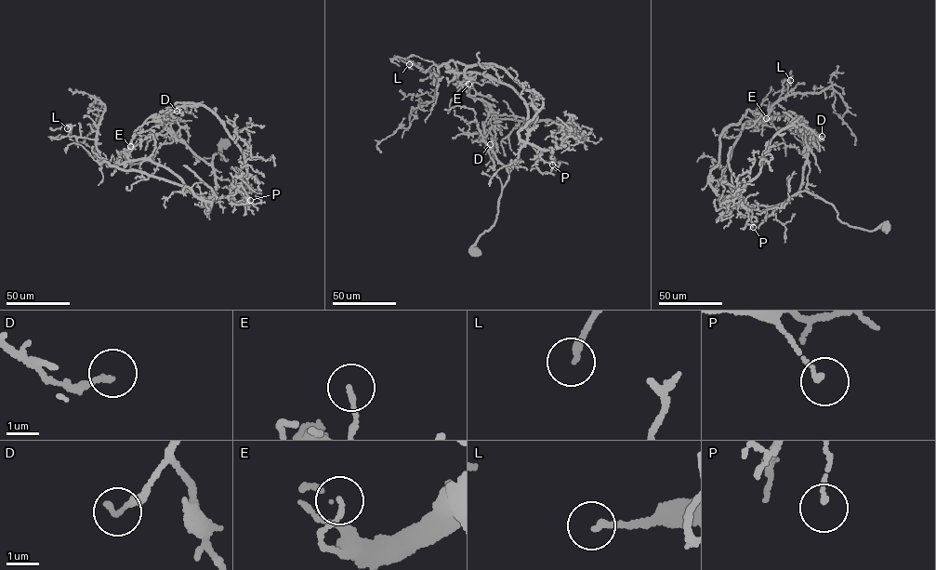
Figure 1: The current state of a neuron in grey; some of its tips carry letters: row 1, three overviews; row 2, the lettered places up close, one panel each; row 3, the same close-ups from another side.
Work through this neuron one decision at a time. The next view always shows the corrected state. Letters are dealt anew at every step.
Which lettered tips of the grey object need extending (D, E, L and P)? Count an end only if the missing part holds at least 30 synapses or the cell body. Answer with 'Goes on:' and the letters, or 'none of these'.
Goes on: E

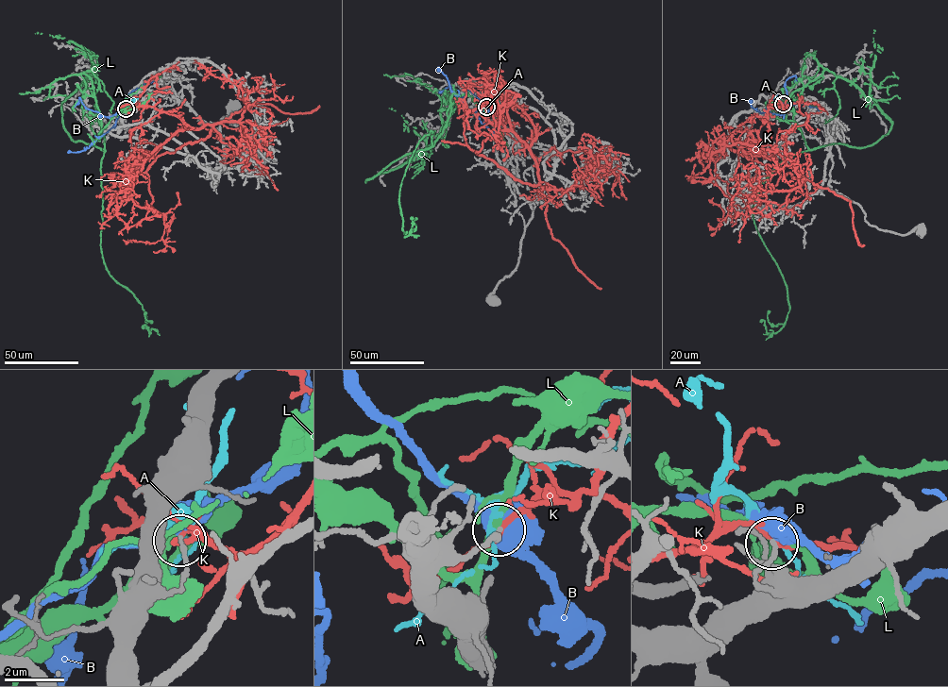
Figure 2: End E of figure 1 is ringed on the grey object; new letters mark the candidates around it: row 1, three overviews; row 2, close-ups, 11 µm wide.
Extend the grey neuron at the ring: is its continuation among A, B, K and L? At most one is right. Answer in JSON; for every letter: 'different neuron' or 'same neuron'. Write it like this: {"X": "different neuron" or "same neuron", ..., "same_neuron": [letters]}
{"A": "same neuron", "B": "different neuron", "K": "different neuron", "L": "different neuron", "same_neuron": ["A"]}

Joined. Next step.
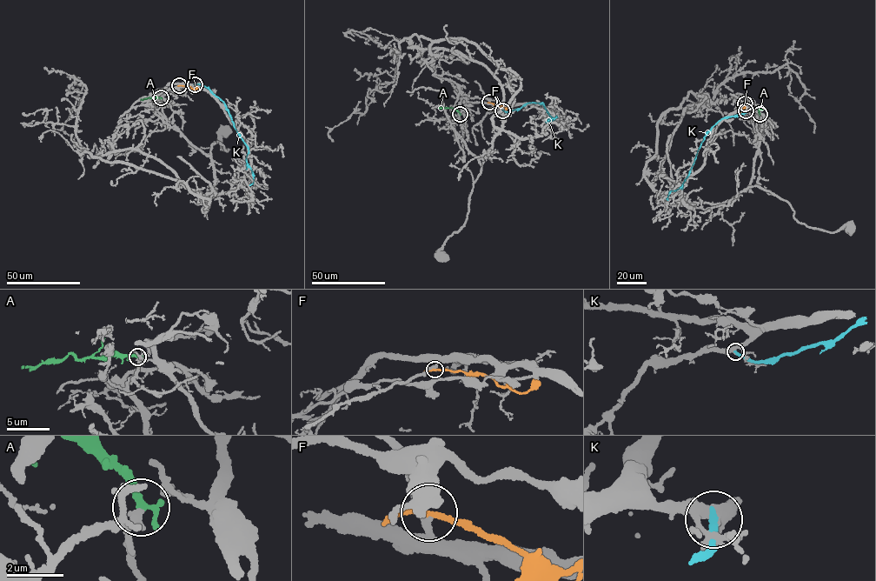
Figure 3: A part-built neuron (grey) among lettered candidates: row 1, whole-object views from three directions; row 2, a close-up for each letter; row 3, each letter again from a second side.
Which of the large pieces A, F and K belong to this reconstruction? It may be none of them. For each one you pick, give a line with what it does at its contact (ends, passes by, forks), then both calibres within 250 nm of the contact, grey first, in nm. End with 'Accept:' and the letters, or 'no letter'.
A: It passes by. Thickness 150 nm (grey) against 190 nm
Accept: A

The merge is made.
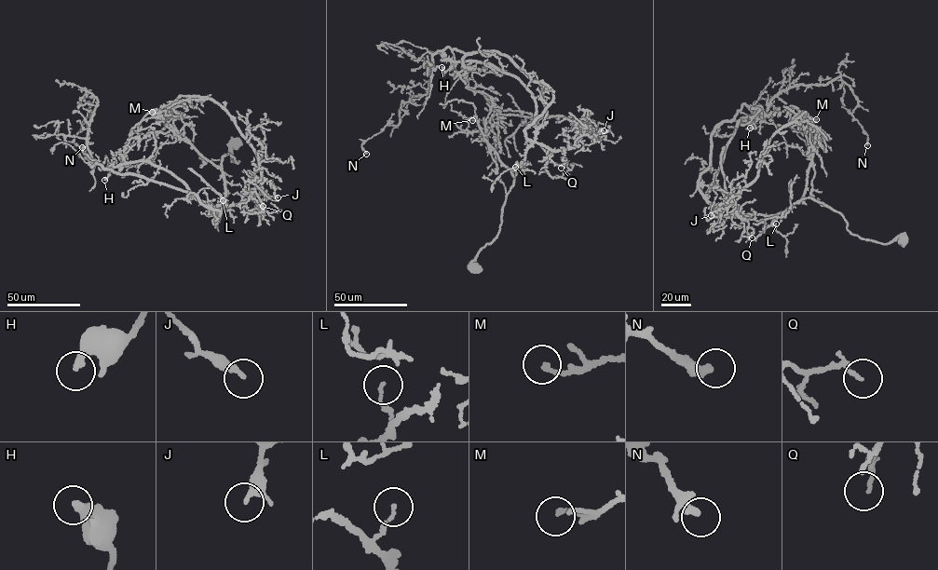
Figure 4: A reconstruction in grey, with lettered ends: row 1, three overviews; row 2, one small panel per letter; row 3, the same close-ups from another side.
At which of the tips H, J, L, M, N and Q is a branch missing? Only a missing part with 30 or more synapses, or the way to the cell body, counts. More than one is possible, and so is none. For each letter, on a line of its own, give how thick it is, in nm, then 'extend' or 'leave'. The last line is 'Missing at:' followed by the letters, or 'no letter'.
H: calibre 280 nm; leave
J: calibre 180 nm; leave
L: calibre 130 nm; leave
M: calibre 180 nm; leave
N: calibre 280 nm; leave
Q: calibre 90 nm; leave
Missing at: no letter

